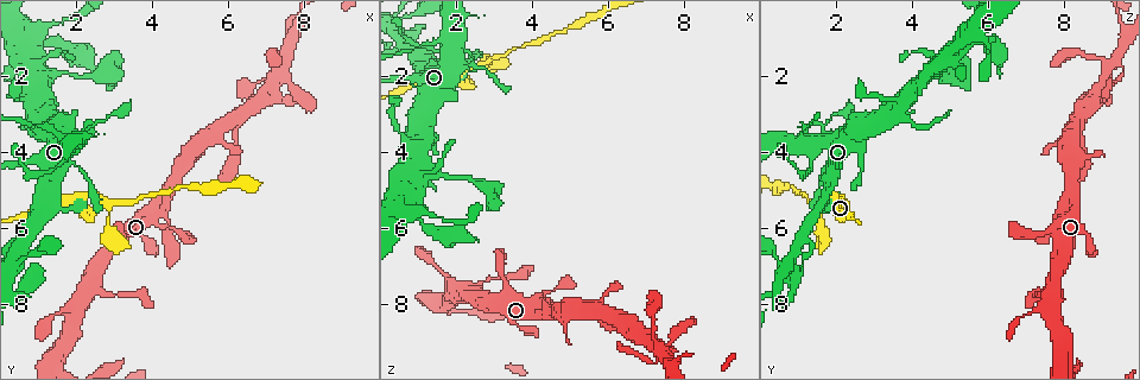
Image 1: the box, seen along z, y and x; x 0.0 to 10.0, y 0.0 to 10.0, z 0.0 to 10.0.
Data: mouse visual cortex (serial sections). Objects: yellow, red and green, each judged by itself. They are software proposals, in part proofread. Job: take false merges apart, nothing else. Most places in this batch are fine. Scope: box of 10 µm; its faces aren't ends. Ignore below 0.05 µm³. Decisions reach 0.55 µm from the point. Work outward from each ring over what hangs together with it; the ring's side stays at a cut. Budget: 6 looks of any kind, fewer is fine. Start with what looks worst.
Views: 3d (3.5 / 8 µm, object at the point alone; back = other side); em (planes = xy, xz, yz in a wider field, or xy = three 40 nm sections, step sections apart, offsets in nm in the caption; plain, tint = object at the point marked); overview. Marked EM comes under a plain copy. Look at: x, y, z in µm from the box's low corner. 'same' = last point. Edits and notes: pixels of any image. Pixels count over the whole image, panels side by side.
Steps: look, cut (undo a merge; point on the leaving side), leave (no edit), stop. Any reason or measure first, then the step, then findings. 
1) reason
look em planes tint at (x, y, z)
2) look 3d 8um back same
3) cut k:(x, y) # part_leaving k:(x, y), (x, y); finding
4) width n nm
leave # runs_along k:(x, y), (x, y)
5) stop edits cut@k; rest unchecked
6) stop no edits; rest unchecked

calibre changes
look 3d 3.5um back at (7.35, 1.75, 9.25)

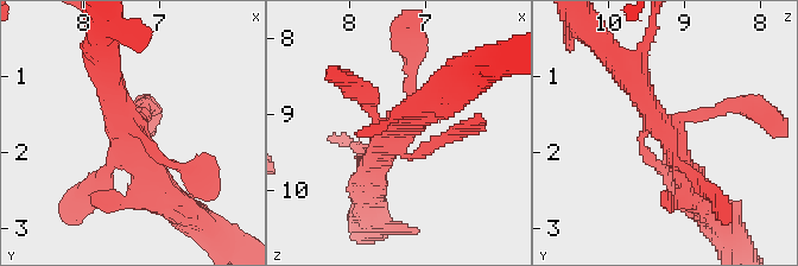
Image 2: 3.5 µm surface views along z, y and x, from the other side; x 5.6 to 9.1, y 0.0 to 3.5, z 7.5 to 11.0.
shape alone is not enough
look em xy step 2 tint at (7.35, 1.75, 9.25)

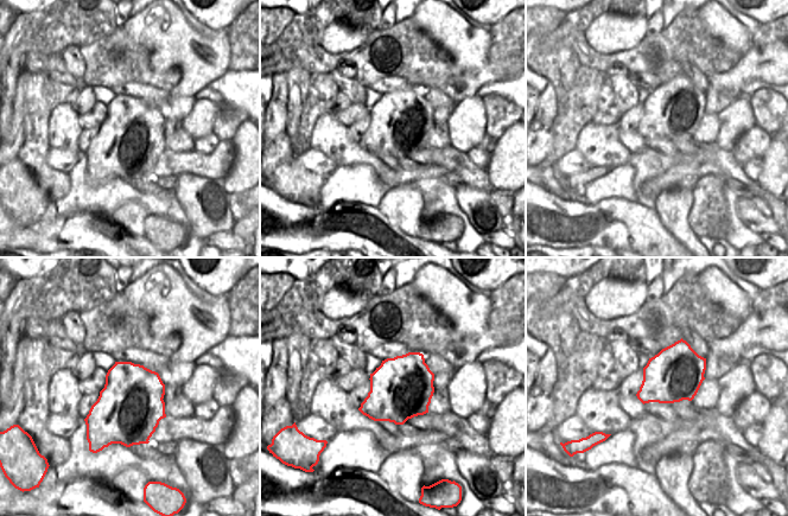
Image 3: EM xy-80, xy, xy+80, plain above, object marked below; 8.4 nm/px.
another direction
look em planes tint same

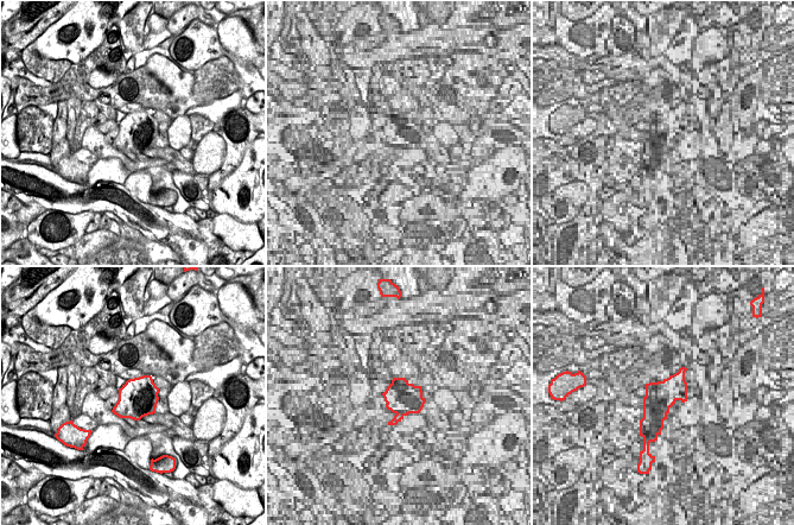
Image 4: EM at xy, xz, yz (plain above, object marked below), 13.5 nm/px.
leave # runs_along 2:(701, 195), (627, 70); all the same cell

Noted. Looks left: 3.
abrupt turn
look 3d 3.5um at (0.80, 7.15, 0.95)

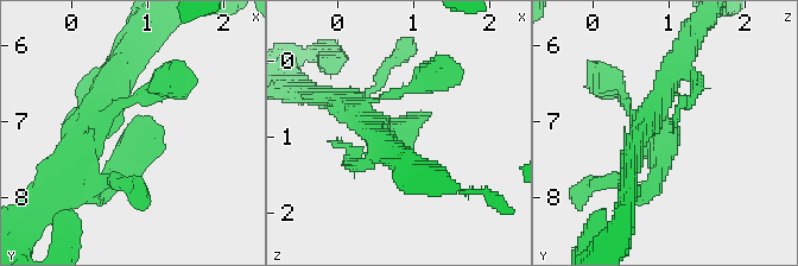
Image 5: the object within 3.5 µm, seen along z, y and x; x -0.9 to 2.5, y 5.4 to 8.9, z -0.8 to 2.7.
shape alone is not enough
look em xy step 1 tint at (0.85, 7.15, 0.95)

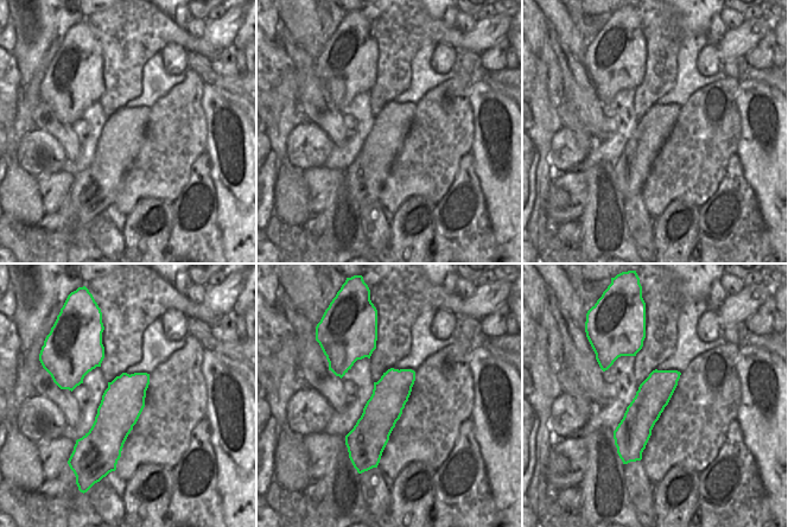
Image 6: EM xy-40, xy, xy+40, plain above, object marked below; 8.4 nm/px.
leave # runs_along 6:(677, 374), (641, 414), (634, 455); continuous, no second cell

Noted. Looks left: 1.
stop no edits; rest unchecked

